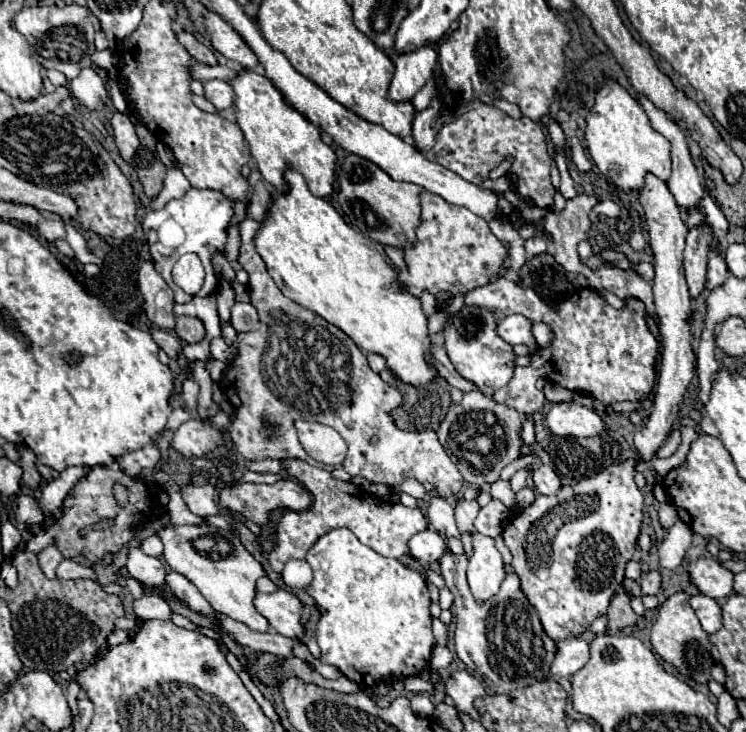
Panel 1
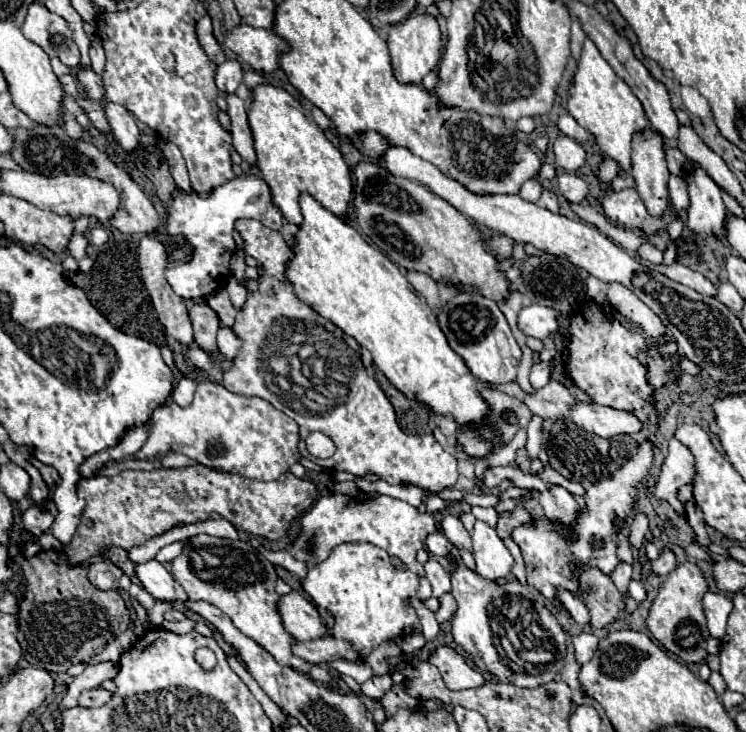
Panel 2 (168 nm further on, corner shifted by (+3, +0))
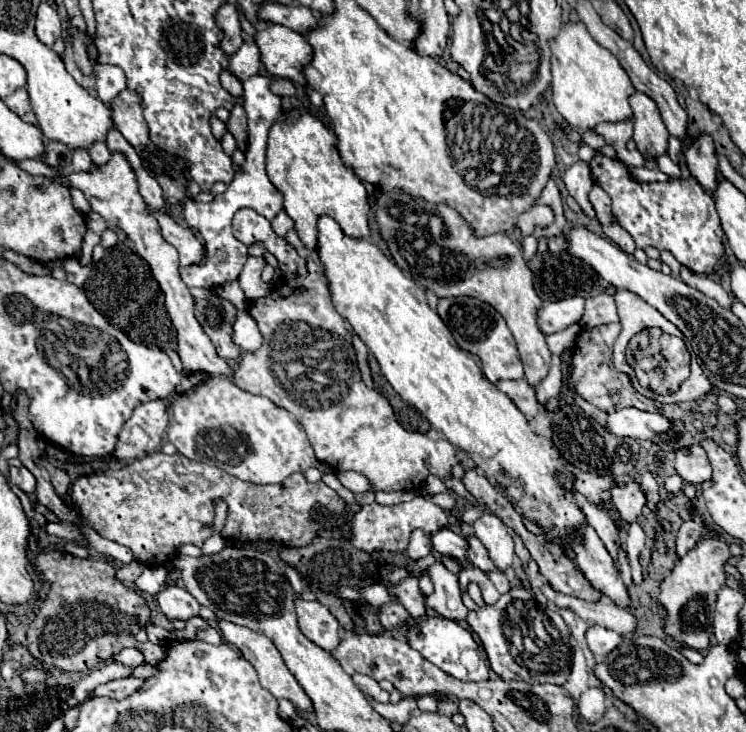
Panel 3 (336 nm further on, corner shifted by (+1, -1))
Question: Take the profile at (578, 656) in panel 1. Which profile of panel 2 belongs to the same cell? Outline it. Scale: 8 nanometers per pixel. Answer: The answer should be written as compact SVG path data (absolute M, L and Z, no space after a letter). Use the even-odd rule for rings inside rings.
M582 632L578 636L572 638L574 642L574 648L576 648L576 660L580 664L586 664L592 660L592 654L596 652L596 646L598 646L598 638L594 634L588 634L588 632Z

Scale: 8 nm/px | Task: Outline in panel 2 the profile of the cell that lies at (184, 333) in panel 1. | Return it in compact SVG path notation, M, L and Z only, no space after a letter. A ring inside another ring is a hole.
M192 304L188 308L190 312L190 320L194 326L194 336L196 336L196 344L210 354L218 354L218 346L216 346L216 332L220 328L220 320L216 316L216 312L208 306L208 304Z

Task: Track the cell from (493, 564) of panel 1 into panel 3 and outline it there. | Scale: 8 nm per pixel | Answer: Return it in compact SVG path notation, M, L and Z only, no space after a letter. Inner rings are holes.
M482 515L474 525L474 535L488 549L488 555L498 571L506 571L514 565L514 541L508 527L496 515Z

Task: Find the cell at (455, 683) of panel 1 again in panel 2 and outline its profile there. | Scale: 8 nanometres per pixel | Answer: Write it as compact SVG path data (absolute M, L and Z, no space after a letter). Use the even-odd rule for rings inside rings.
M438 646L430 658L428 658L442 674L444 684L450 690L460 690L460 688L476 688L484 684L484 678L478 670L474 670L462 654L458 654L450 646Z

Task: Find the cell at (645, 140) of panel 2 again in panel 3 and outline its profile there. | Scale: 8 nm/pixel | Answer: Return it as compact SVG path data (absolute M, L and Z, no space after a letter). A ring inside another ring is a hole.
M634 93L630 97L630 105L634 111L634 143L638 151L650 161L666 155L670 133L662 123L656 103L648 95Z

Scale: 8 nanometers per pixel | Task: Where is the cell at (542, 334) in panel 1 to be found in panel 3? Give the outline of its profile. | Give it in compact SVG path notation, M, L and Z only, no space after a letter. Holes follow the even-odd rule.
M552 357L552 363L550 363L550 371L548 375L538 383L534 385L534 391L536 391L536 399L540 403L542 409L546 409L548 405L548 399L554 399L558 397L560 393L560 387L562 387L562 373L560 373L560 357Z

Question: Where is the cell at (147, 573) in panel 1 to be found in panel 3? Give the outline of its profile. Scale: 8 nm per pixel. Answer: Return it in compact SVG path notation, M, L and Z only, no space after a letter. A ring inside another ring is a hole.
M166 585L158 593L158 605L166 617L182 621L198 615L200 609L200 603L184 587L178 585Z

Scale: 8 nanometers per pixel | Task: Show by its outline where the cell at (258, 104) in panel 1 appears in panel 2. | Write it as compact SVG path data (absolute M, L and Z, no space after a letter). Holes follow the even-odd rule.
M258 86L252 90L252 104L250 104L250 112L248 112L248 120L250 120L250 128L254 134L254 148L256 148L256 156L258 156L258 168L266 180L266 184L272 190L272 198L274 204L280 208L280 212L284 214L284 218L296 226L300 226L302 212L300 212L300 204L298 198L302 192L308 192L312 198L316 198L328 212L346 218L346 210L348 204L352 200L352 176L350 176L350 168L346 166L340 150L324 136L324 132L318 128L318 124L312 120L310 110L306 110L294 96L290 96L284 88L274 88L274 86Z

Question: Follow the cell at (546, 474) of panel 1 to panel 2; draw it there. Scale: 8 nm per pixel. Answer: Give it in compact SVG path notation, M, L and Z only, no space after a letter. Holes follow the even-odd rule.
M562 486L542 492L540 504L544 508L546 520L556 522L556 526L568 526L568 530L572 528L572 522L576 522L576 518L582 512L582 508L572 498L572 494Z

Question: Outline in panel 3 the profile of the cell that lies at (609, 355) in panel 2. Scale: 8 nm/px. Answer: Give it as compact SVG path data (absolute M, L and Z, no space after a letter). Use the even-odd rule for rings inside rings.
M610 323L610 325L598 325L598 327L584 329L578 335L576 345L574 345L572 371L570 371L574 389L582 399L586 399L588 403L592 403L594 407L598 407L602 411L608 411L608 409L614 409L614 407L636 407L636 409L642 409L642 411L656 413L658 411L656 401L638 393L634 389L630 377L626 373L618 371L612 363L612 347L614 347L614 341L620 335L620 329L622 329L620 323Z

